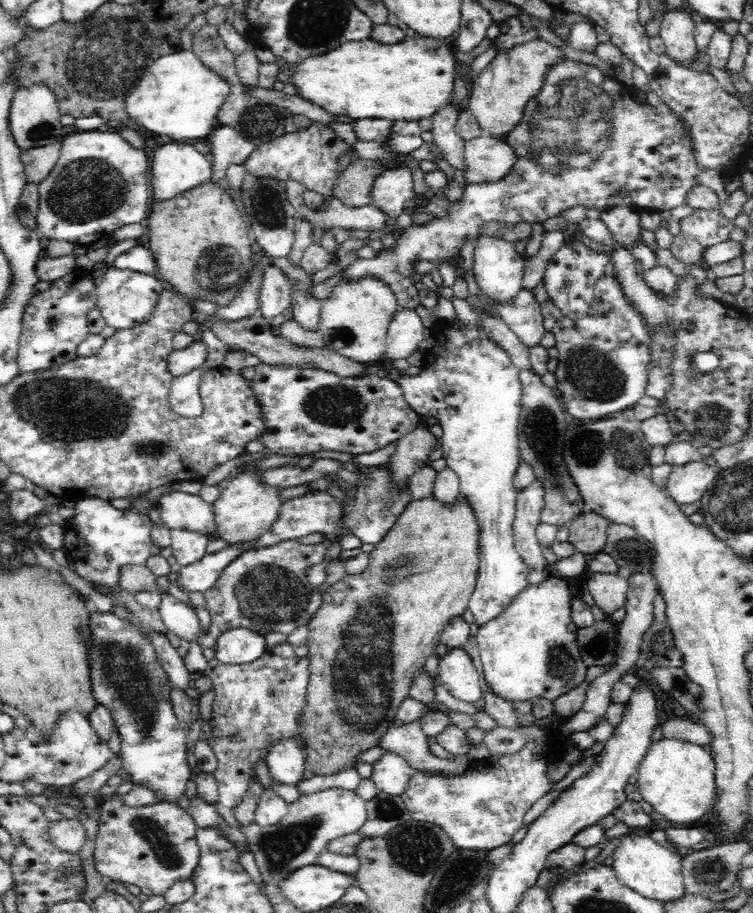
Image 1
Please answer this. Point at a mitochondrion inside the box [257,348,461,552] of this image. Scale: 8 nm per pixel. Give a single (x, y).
(327, 404)

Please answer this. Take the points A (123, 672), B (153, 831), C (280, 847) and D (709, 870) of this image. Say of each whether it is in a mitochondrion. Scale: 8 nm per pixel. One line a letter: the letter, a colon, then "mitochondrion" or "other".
A: mitochondrion
B: mitochondrion
C: mitochondrion
D: mitochondrion

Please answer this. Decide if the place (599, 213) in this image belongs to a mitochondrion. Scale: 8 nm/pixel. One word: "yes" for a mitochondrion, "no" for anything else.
no

